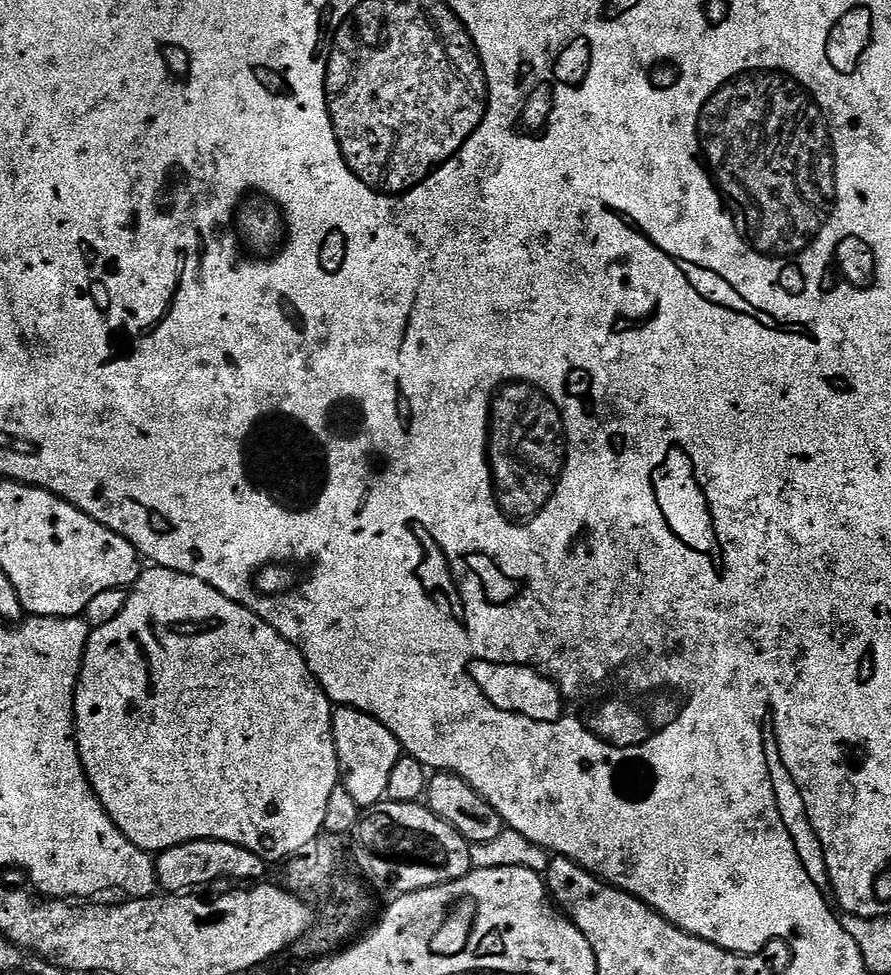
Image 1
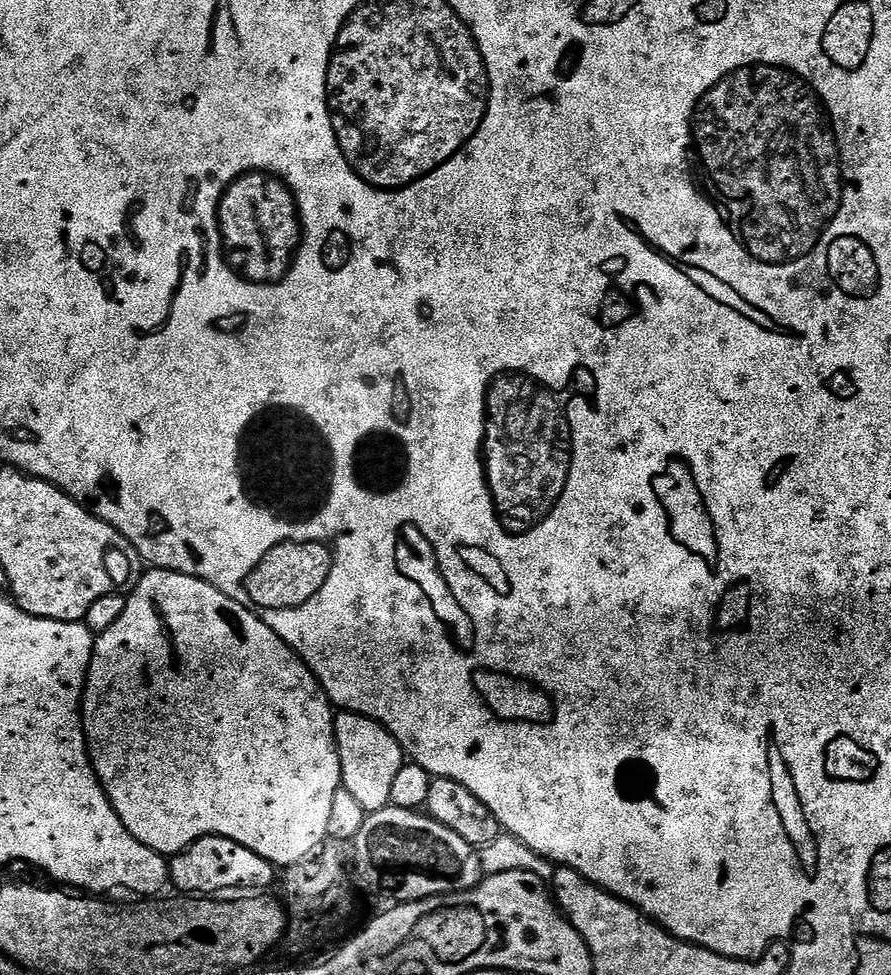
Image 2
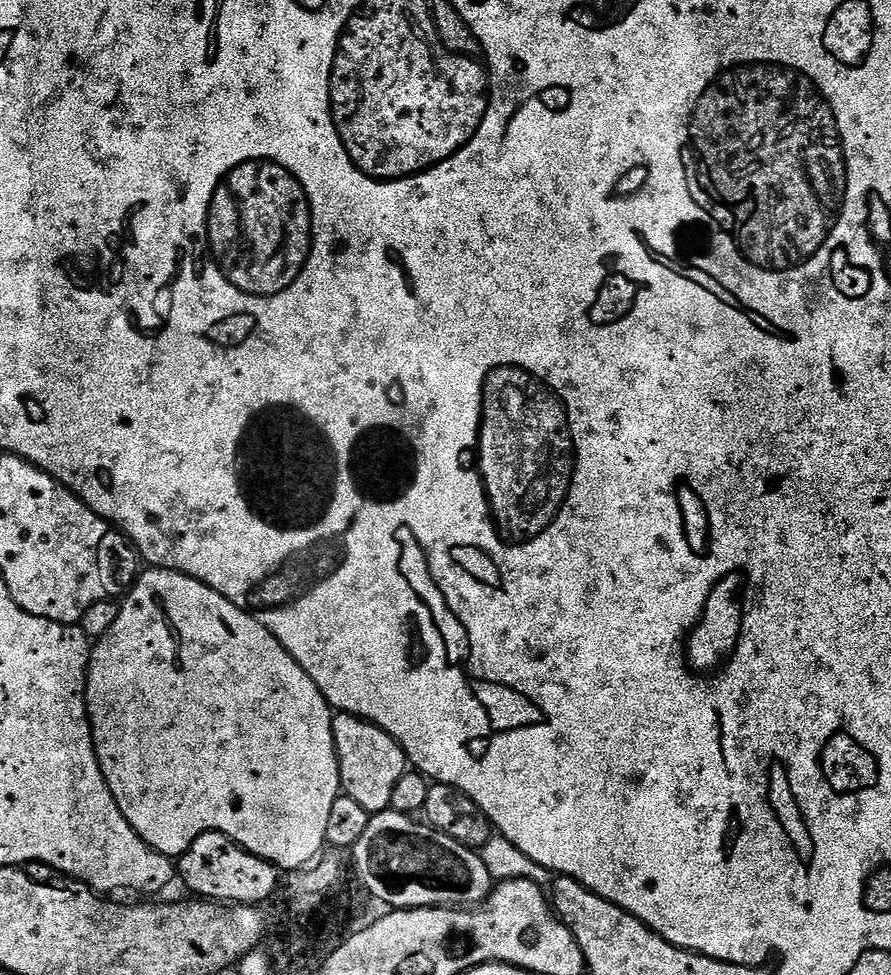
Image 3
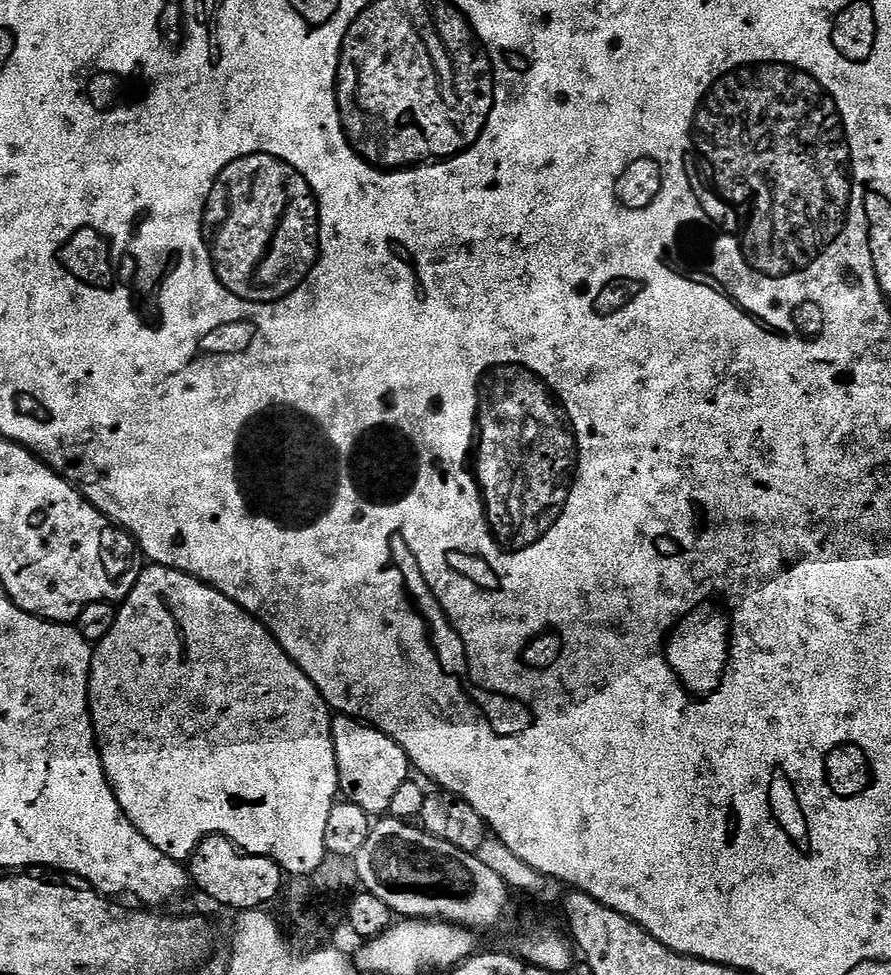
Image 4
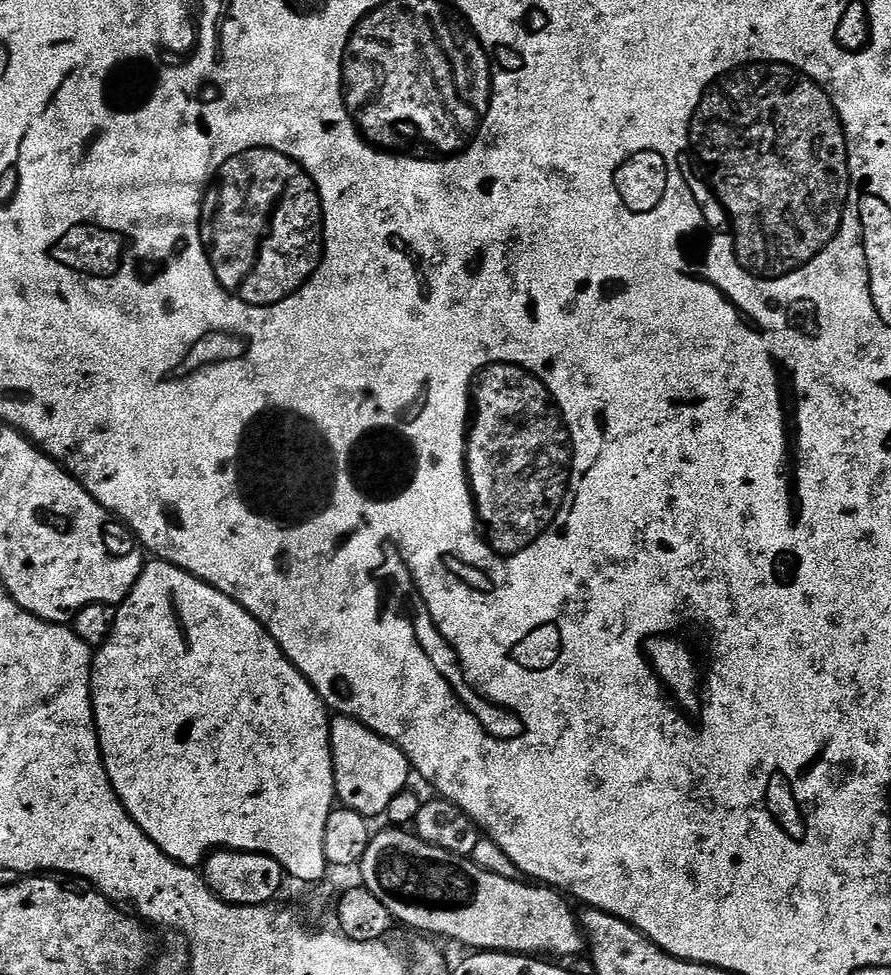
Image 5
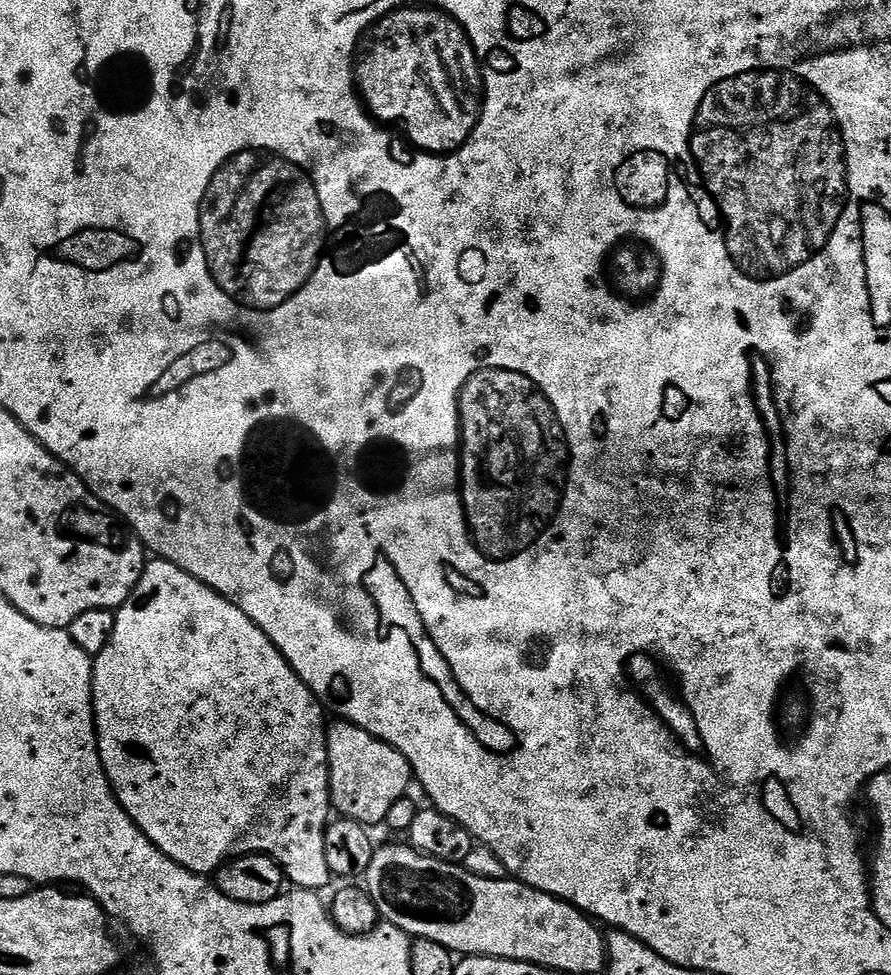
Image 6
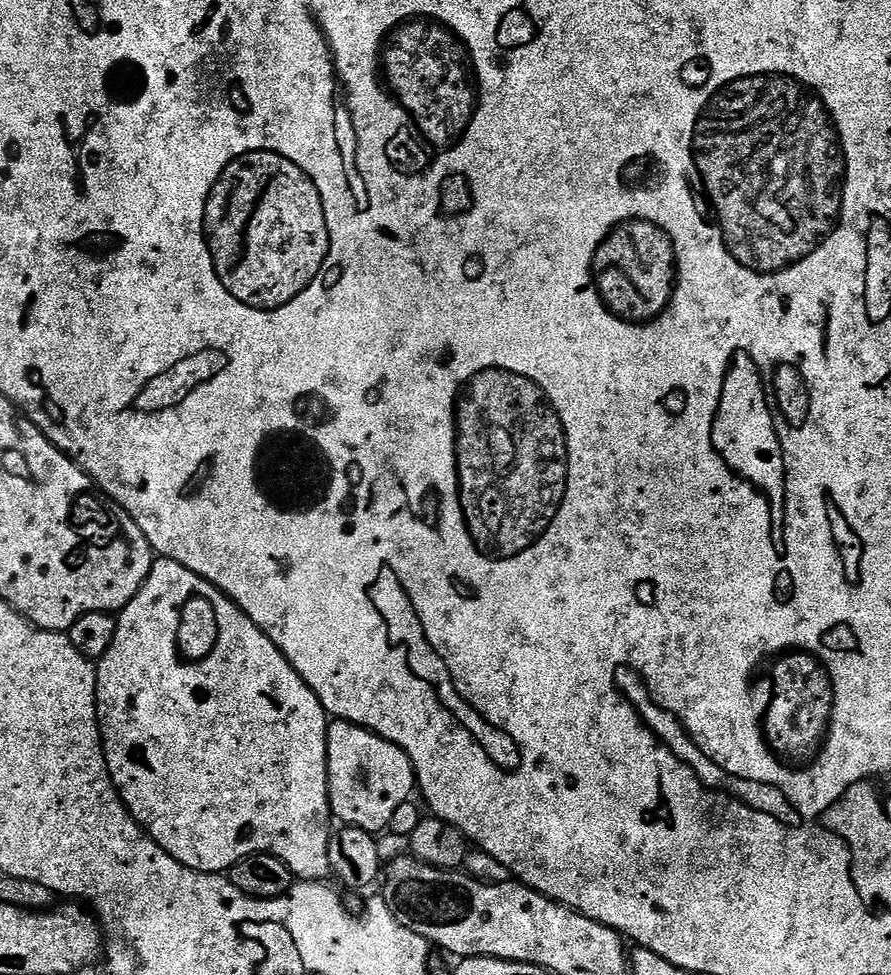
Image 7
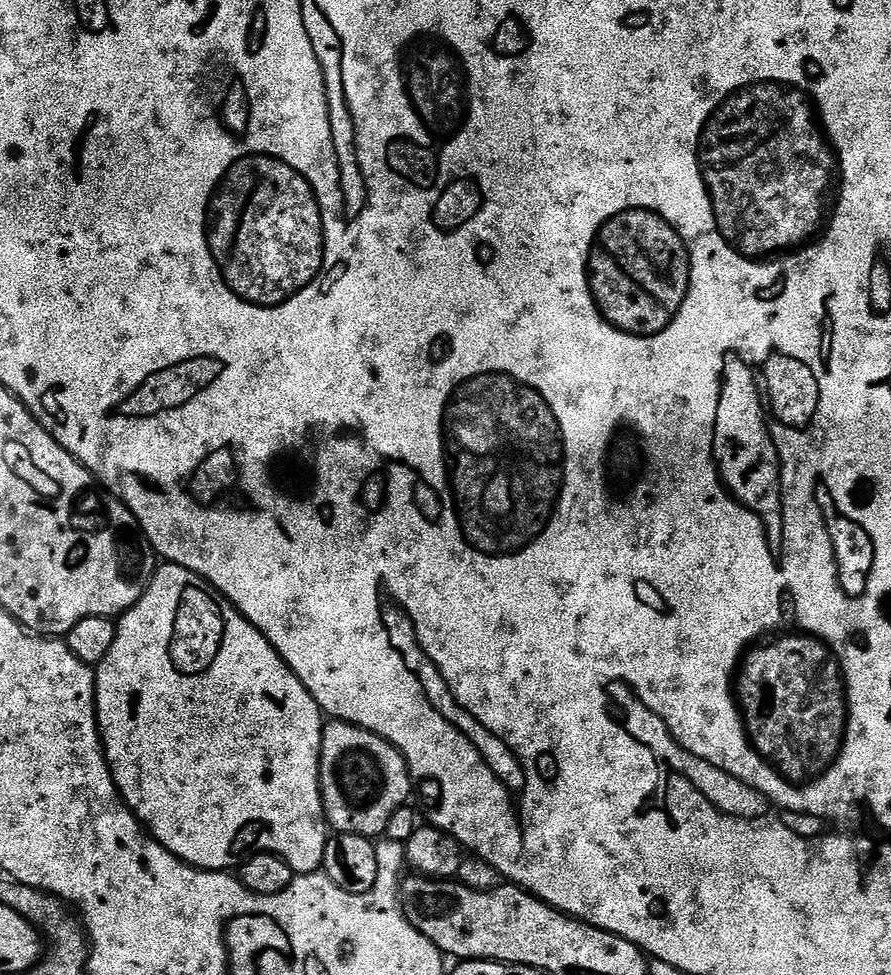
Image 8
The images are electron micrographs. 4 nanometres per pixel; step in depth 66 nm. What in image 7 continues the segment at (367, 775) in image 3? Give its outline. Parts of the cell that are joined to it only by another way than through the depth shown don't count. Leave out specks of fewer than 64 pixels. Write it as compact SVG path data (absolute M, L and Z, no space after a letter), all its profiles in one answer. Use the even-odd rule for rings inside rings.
M337 719L329 723L328 801L341 825L383 833L394 810L410 799L416 787L416 771L401 748L357 724Z

